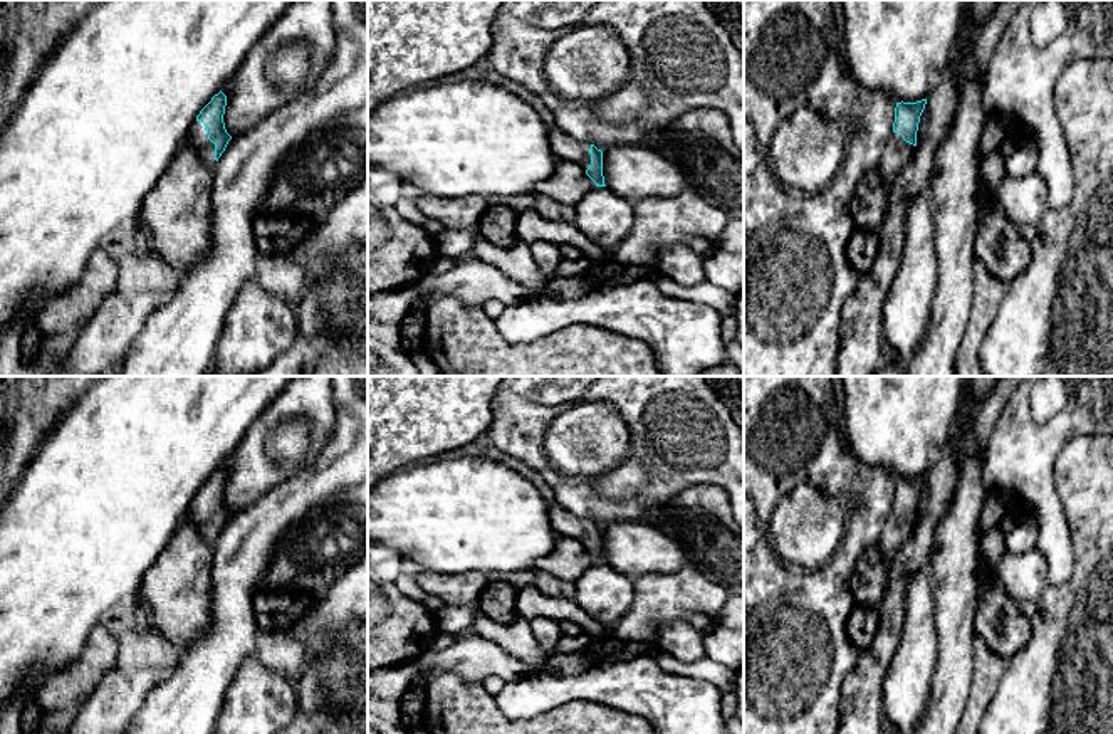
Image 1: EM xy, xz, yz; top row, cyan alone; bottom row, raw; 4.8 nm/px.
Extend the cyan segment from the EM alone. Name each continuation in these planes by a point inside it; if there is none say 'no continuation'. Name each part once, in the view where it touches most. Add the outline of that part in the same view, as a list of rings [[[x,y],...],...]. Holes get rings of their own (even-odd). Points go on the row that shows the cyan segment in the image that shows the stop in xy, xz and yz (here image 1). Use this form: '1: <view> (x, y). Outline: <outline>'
1: xy (197, 138). Outline: [[[195,121],[190,128],[190,133],[183,144],[188,144],[195,149],[198,158],[206,166],[215,166],[215,144],[208,139],[208,134],[205,131],[205,124],[201,121]]]

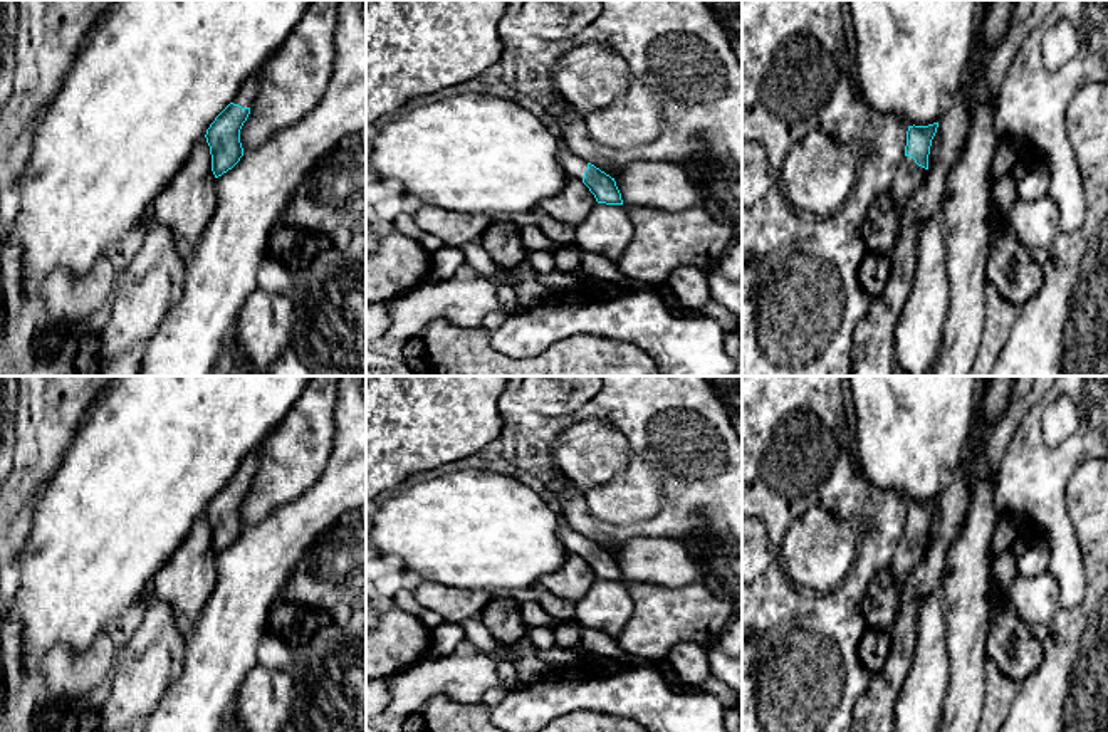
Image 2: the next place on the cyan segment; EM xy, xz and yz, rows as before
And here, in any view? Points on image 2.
1: xy (245, 96). Outline: [[[260,67],[250,77],[247,77],[247,81],[242,84],[238,94],[233,97],[232,102],[242,107],[252,107],[259,84],[260,84]]]
2: yz (909, 177). Outline: [[[903,156],[890,186],[890,193],[893,195],[900,210],[903,210],[908,198],[922,185],[925,173],[927,170],[918,166],[912,156]]]

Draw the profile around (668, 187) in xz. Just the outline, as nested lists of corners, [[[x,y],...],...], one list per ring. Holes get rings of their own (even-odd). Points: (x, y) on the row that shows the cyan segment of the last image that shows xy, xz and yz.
[[[633,163],[614,176],[625,207],[682,212],[700,207],[700,188],[678,163]]]

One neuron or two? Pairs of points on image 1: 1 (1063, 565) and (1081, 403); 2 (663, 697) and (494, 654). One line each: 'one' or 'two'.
1: one
2: two

